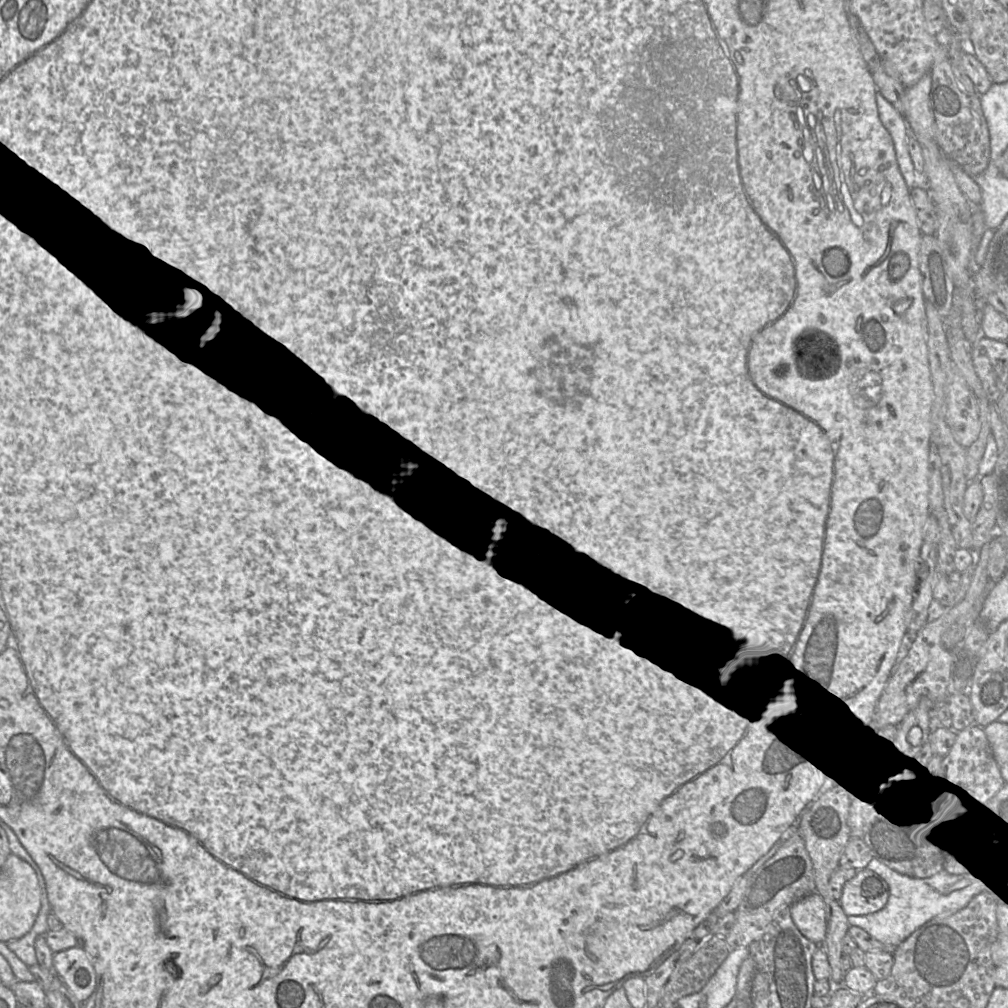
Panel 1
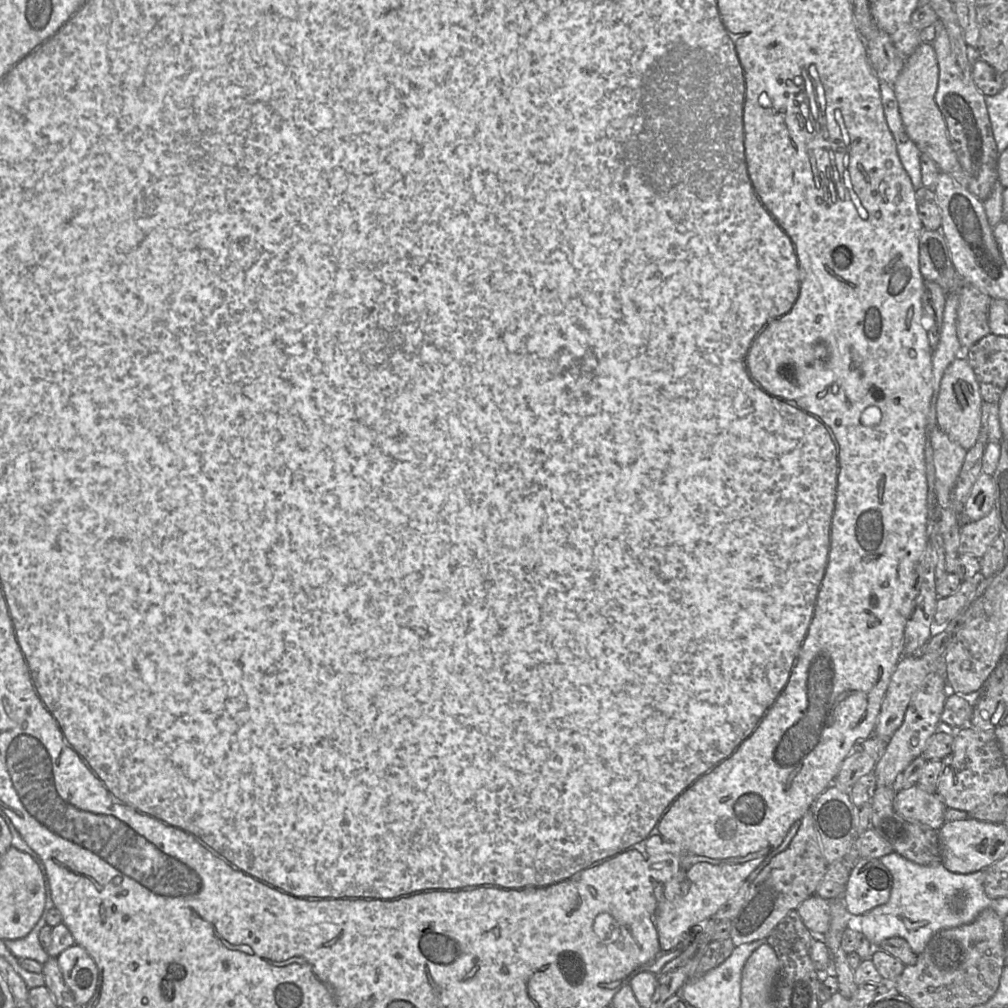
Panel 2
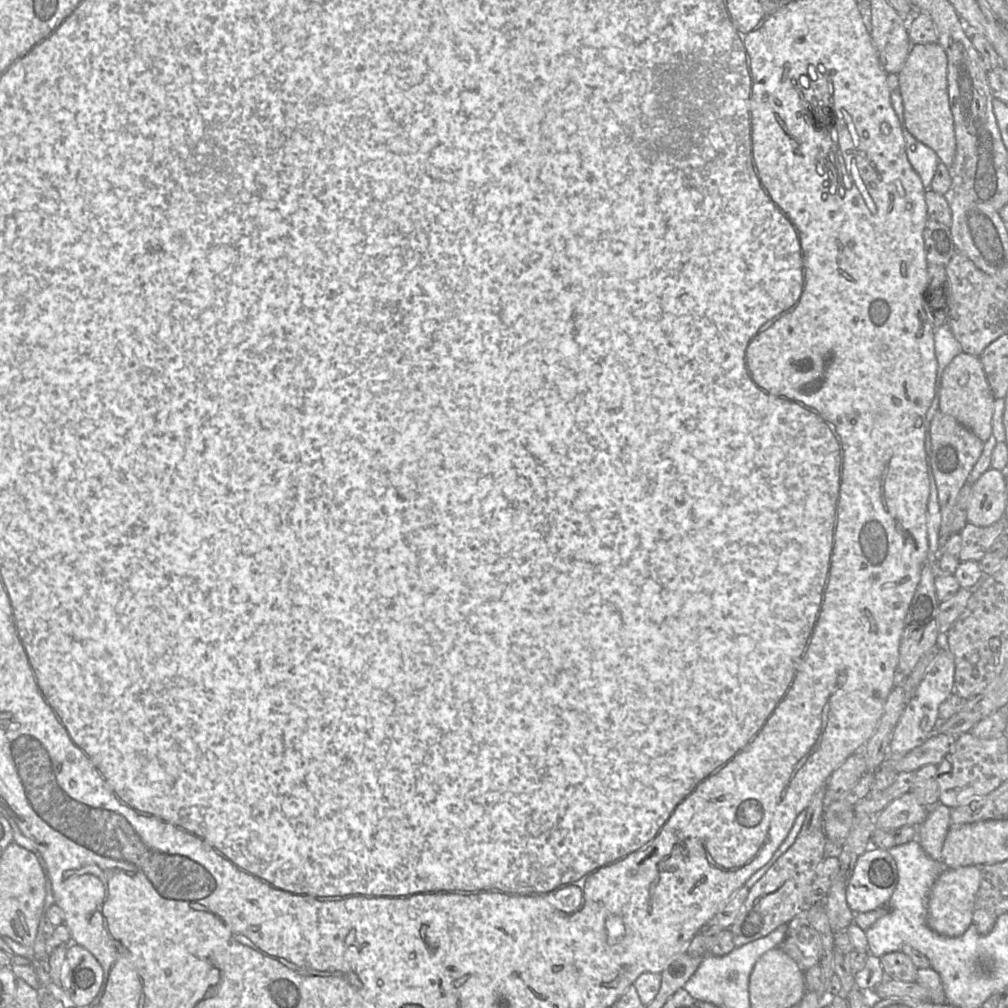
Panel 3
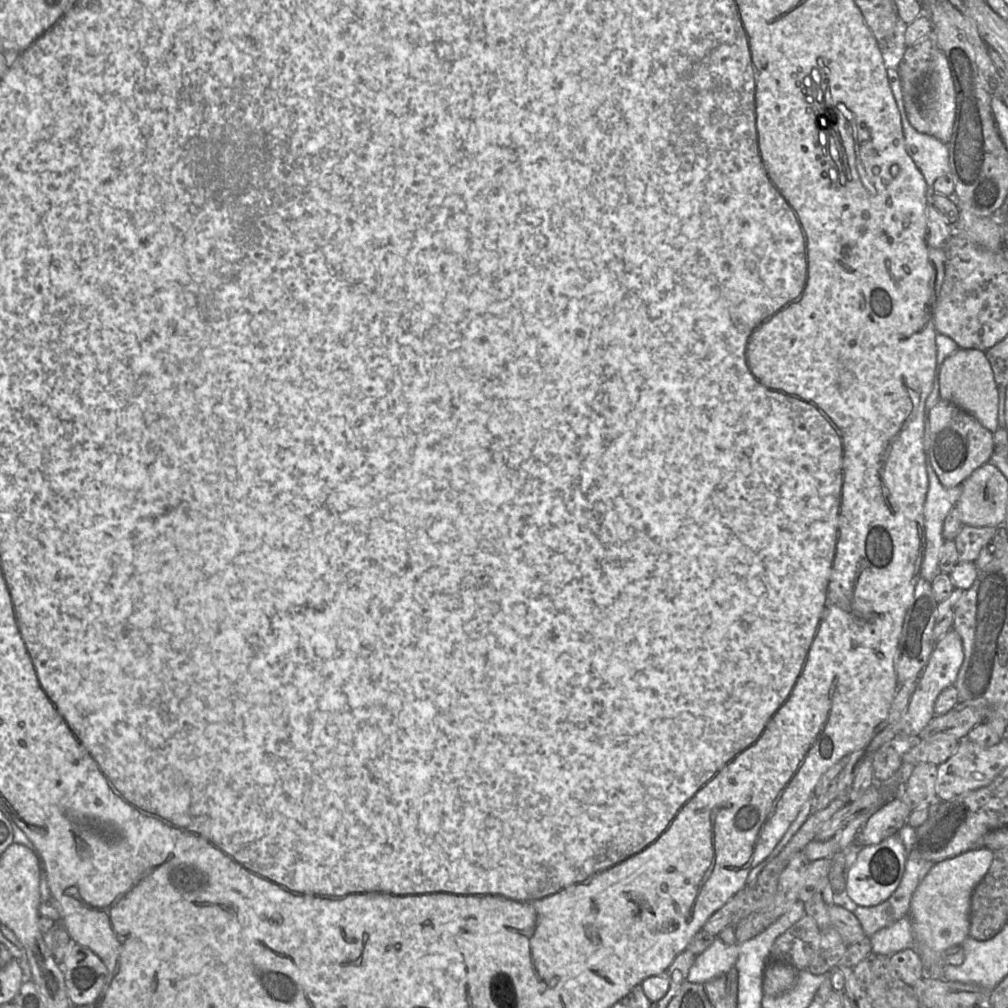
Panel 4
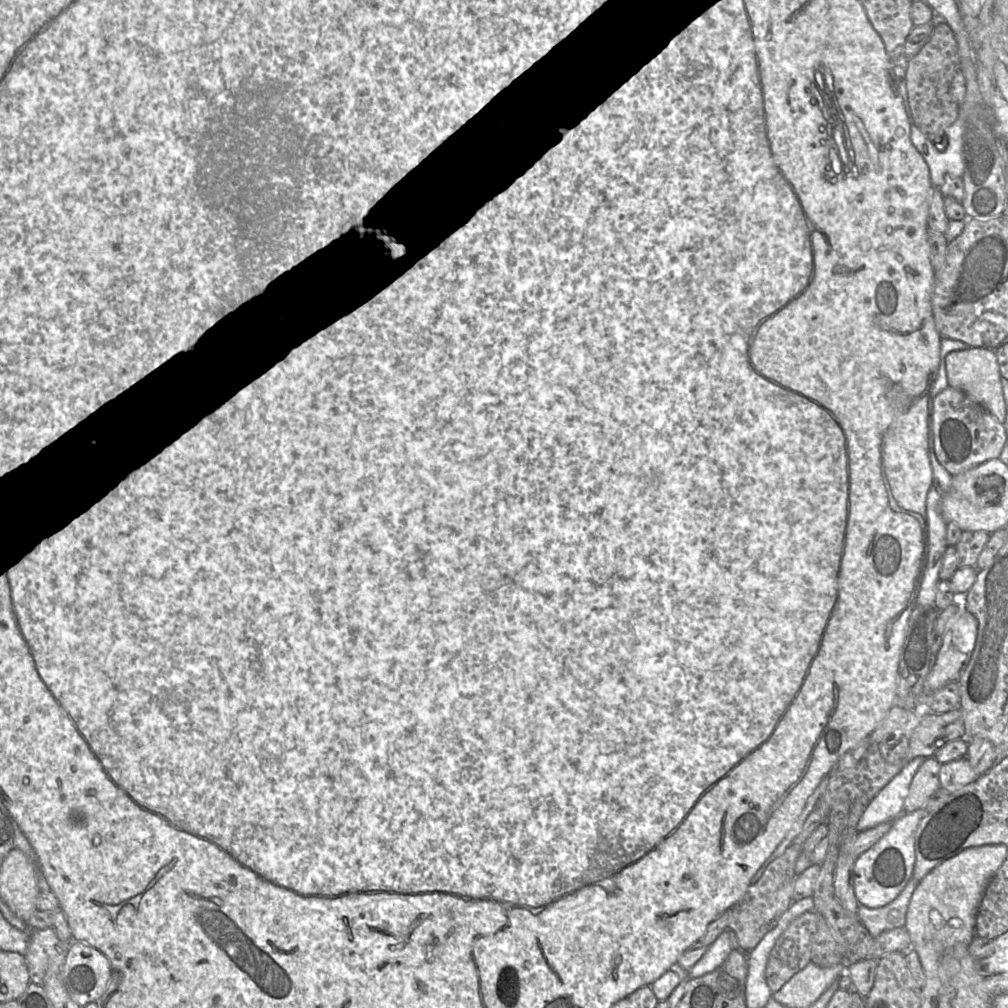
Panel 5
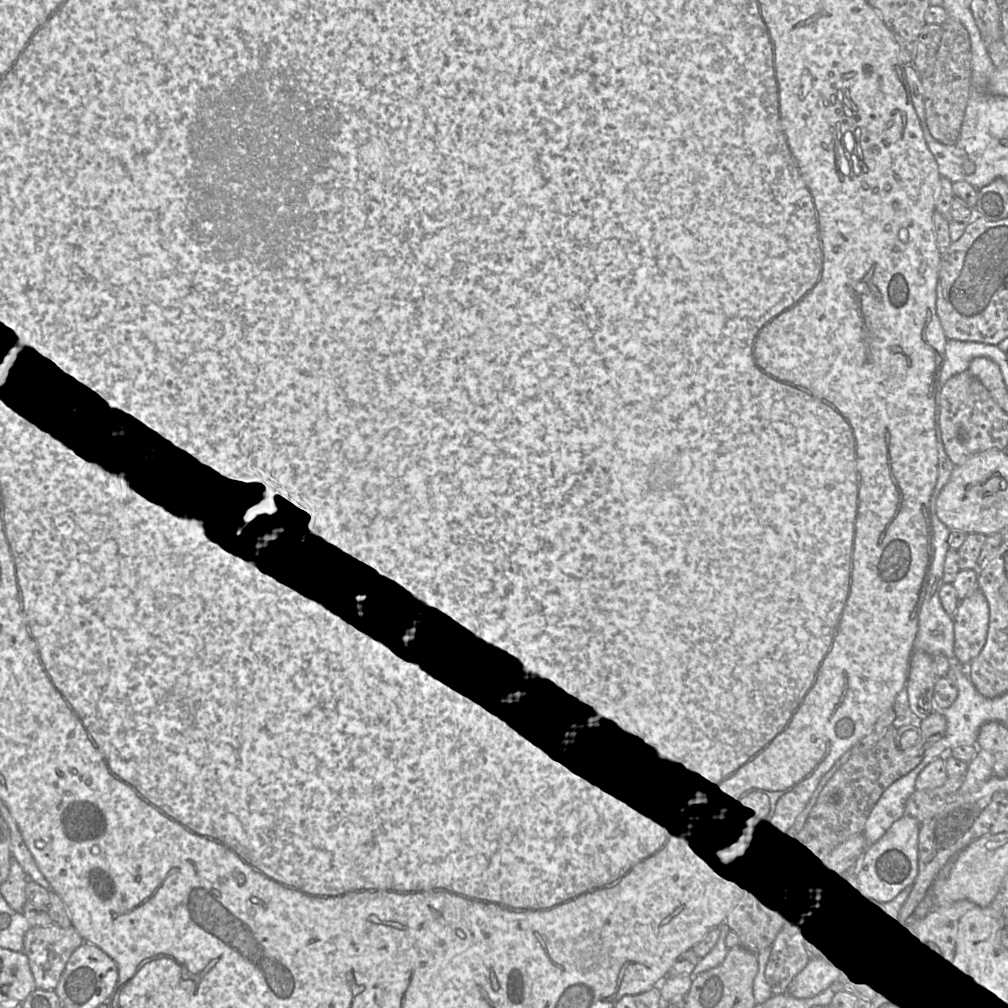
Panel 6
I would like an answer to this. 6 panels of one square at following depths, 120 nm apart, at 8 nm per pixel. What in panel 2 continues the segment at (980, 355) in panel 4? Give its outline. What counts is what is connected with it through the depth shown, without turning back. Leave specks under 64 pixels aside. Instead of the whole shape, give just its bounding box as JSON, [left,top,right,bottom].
[937,355,983,449]

